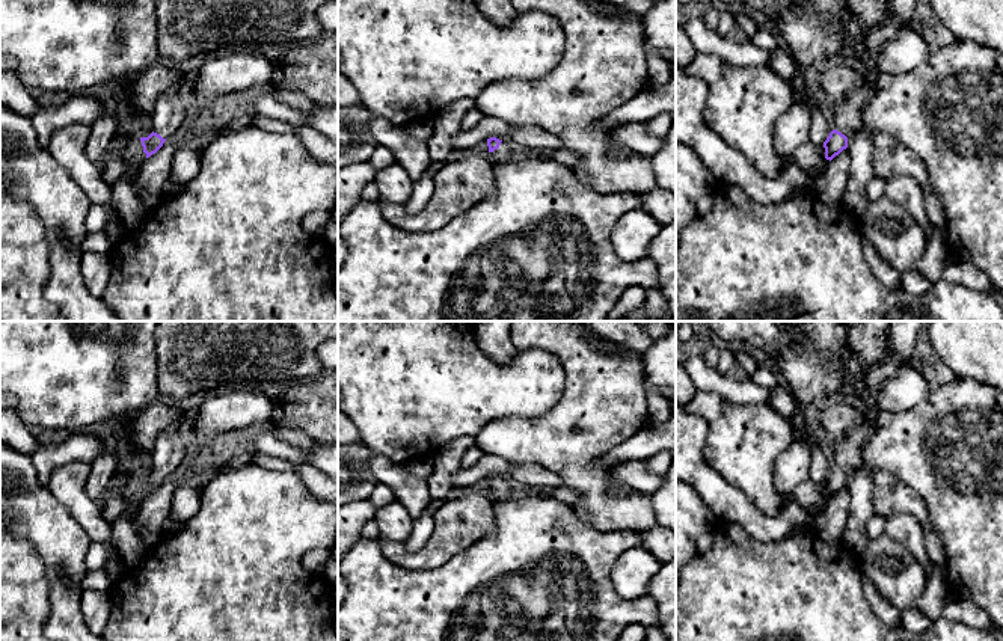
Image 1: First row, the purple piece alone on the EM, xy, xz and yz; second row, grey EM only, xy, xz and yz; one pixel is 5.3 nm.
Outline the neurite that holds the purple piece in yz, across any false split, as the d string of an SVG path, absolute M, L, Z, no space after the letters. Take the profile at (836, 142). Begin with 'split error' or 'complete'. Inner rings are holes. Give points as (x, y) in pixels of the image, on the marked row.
split error; M888 0L888 12L882 24L875 26L866 42L864 54L855 66L864 72L864 81L845 98L836 101L836 128L824 142L825 158L833 160L848 148L848 140L863 127L863 110L884 78L876 65L885 42L893 39L913 18L916 0Z

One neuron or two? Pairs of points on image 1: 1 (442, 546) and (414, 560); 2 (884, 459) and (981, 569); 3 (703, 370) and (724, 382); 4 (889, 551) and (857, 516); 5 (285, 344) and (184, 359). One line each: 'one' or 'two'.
1: one
2: one
3: one
4: two
5: one

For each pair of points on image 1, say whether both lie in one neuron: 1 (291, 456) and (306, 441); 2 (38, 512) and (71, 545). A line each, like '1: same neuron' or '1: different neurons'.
1: different neurons
2: same neuron

